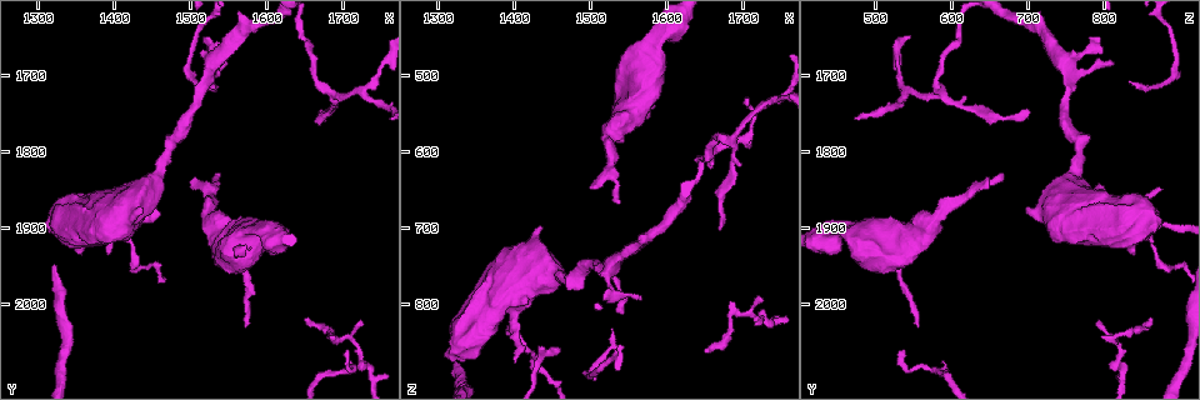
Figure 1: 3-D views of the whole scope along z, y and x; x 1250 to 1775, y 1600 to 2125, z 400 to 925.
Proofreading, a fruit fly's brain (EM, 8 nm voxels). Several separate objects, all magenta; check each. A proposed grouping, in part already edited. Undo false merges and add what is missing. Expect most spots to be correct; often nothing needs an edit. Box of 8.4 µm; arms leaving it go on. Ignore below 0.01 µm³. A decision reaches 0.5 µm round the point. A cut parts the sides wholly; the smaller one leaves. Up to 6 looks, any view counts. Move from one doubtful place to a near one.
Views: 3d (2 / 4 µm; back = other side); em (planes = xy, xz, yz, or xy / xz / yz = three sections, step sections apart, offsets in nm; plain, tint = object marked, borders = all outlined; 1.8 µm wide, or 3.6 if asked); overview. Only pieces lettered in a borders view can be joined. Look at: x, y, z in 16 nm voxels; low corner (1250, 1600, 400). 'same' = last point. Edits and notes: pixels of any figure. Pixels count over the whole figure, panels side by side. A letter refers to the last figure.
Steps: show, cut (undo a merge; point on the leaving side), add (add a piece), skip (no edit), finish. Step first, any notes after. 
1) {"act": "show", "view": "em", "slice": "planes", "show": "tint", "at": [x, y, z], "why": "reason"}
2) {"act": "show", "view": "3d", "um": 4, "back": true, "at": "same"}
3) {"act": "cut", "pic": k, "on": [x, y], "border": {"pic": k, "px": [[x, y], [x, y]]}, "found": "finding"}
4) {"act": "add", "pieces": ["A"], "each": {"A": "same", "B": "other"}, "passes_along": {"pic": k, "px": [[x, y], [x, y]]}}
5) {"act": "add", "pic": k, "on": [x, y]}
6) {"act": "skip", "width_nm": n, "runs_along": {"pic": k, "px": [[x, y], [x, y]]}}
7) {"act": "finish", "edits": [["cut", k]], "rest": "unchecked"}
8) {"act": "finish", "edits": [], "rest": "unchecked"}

{"act": "show", "view": "3d", "um": 4, "at": [1570, 2030, 550], "why": "free end"}

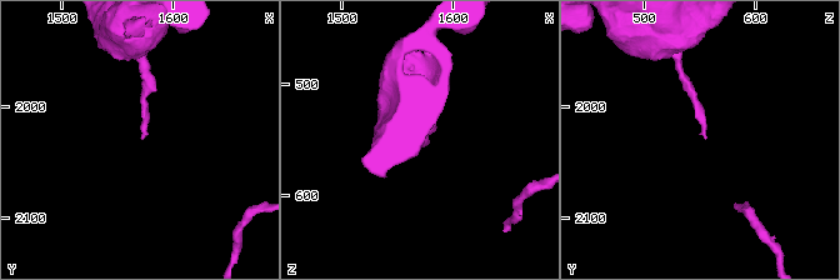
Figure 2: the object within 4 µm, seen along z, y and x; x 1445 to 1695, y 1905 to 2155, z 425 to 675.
{"act": "show", "view": "em", "slice": "planes", "show": "borders", "at": [1572, 2030, 556]}

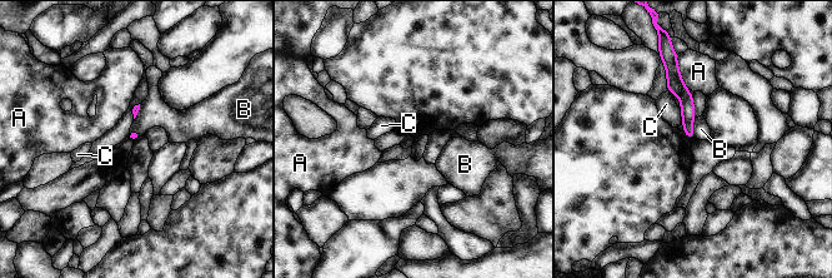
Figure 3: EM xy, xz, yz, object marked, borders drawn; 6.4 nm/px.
{"act": "skip", "each": {"A": "other", "B": "other", "C": "other"}, "border": {"pic": 3, "px": [[695, 118], [693, 138]]}, "found": "none of them fits"}

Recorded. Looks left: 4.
{"act": "show", "view": "em", "slice": "planes", "show": "borders", "at": [1505, 1845, 650], "why": "free end"}

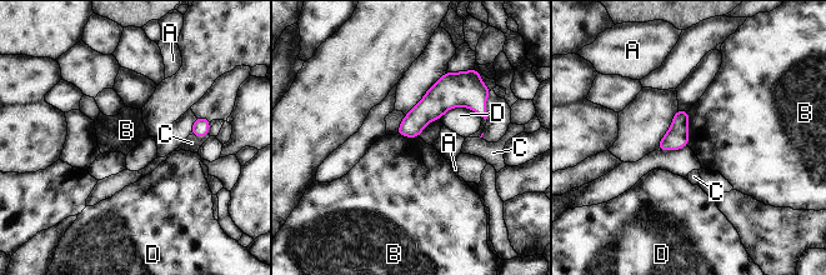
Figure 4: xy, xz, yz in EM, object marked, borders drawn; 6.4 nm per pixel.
{"act": "skip", "each": {"A": "other", "B": "other", "C": "other", "D": "other"}, "runs_along": {"pic": 4, "px": [[479, 109], [439, 99], [400, 131]]}, "found": "none of them fits"}

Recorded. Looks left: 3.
{"act": "show", "view": "em", "slice": "planes", "show": "tint", "at": [1525, 1685, 755], "why": "sharp bend"}

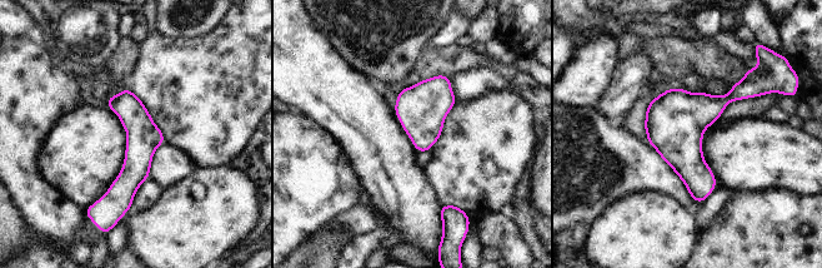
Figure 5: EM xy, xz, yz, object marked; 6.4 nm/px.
{"act": "show", "view": "em", "slice": "planes", "show": "borders", "at": "same", "why": "what lies round it"}

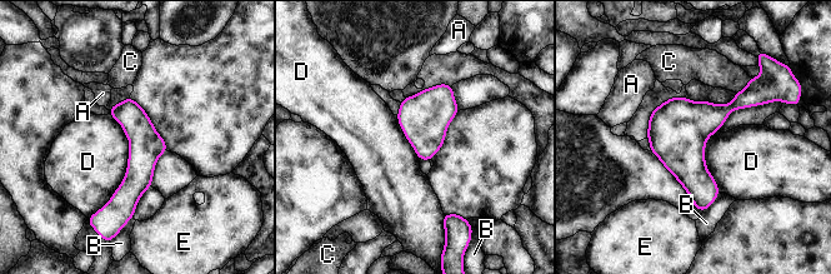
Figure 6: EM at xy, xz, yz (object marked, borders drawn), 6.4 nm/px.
{"act": "skip", "each": {"A": "other", "B": "other", "C": "other", "D": "other", "E": "other"}, "runs_along": {"pic": 6, "px": [[128, 101], [139, 129], [129, 215]]}, "found": "all the same neuron"}

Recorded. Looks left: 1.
{"act": "finish", "edits": [], "rest": "unchecked"}

